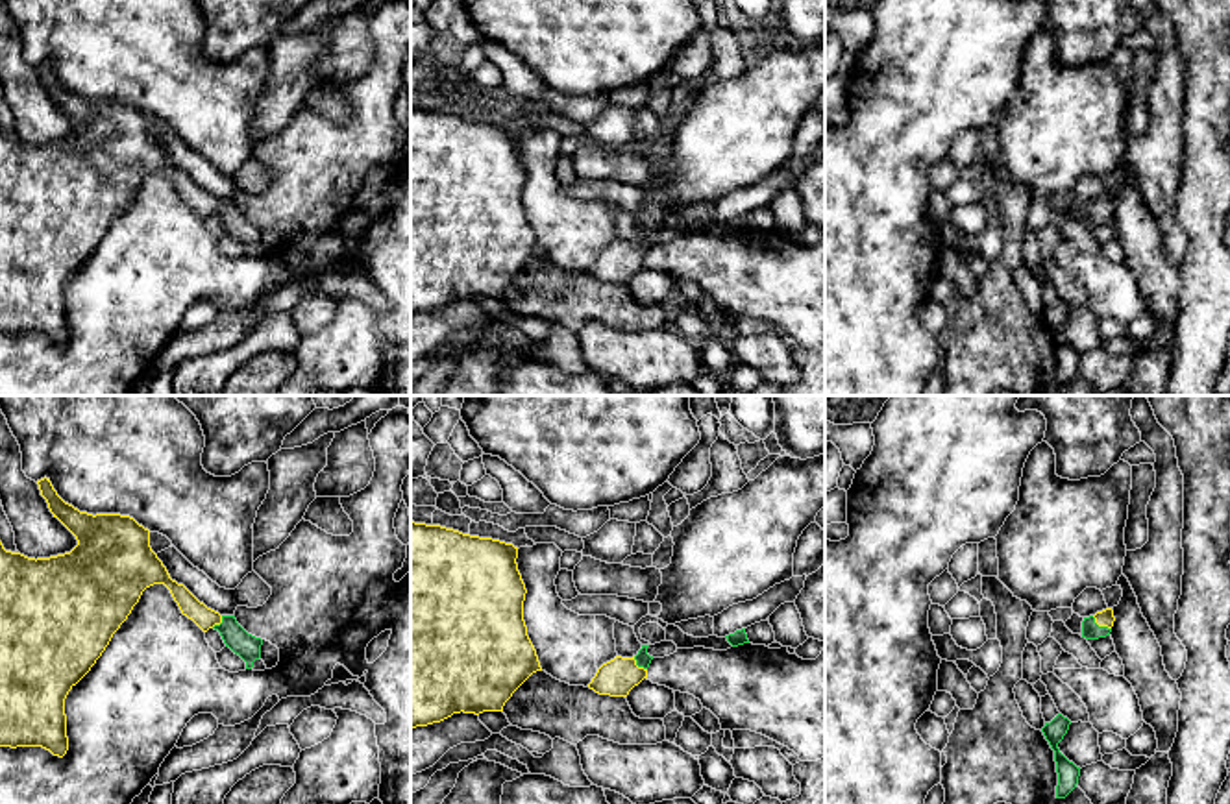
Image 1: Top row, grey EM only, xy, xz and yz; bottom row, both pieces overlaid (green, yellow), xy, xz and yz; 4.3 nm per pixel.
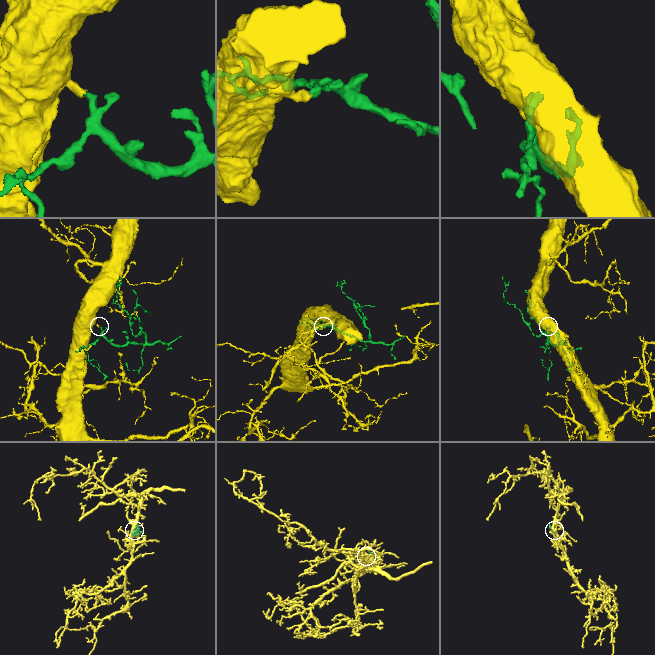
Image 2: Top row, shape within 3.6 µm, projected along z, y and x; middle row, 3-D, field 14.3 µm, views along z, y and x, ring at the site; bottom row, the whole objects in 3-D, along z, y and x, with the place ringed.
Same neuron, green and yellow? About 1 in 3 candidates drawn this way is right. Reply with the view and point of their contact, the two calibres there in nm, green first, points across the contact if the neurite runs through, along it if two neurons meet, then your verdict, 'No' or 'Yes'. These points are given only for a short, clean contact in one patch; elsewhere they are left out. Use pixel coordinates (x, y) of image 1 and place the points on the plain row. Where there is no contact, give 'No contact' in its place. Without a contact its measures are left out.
Touches green at yz (1101, 213). Thickness 80 nm (green) against 70 nm. Path across: yz (1090, 215), (1101, 213), (1105, 204). Yes

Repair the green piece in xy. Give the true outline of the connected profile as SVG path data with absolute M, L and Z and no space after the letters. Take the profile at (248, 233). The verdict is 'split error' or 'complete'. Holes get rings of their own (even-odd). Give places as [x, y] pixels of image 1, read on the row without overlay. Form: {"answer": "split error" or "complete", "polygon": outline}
{"answer": "split error", "polygon": "M50 65L37 67L50 98L78 126L65 140L28 144L0 128L0 333L43 333L63 344L68 336L65 285L91 257L142 177L165 170L183 201L203 218L220 218L226 233L246 248L261 244L263 225L248 220L235 201L220 201L170 164L150 133L150 116L129 102L87 100L65 89Z"}

